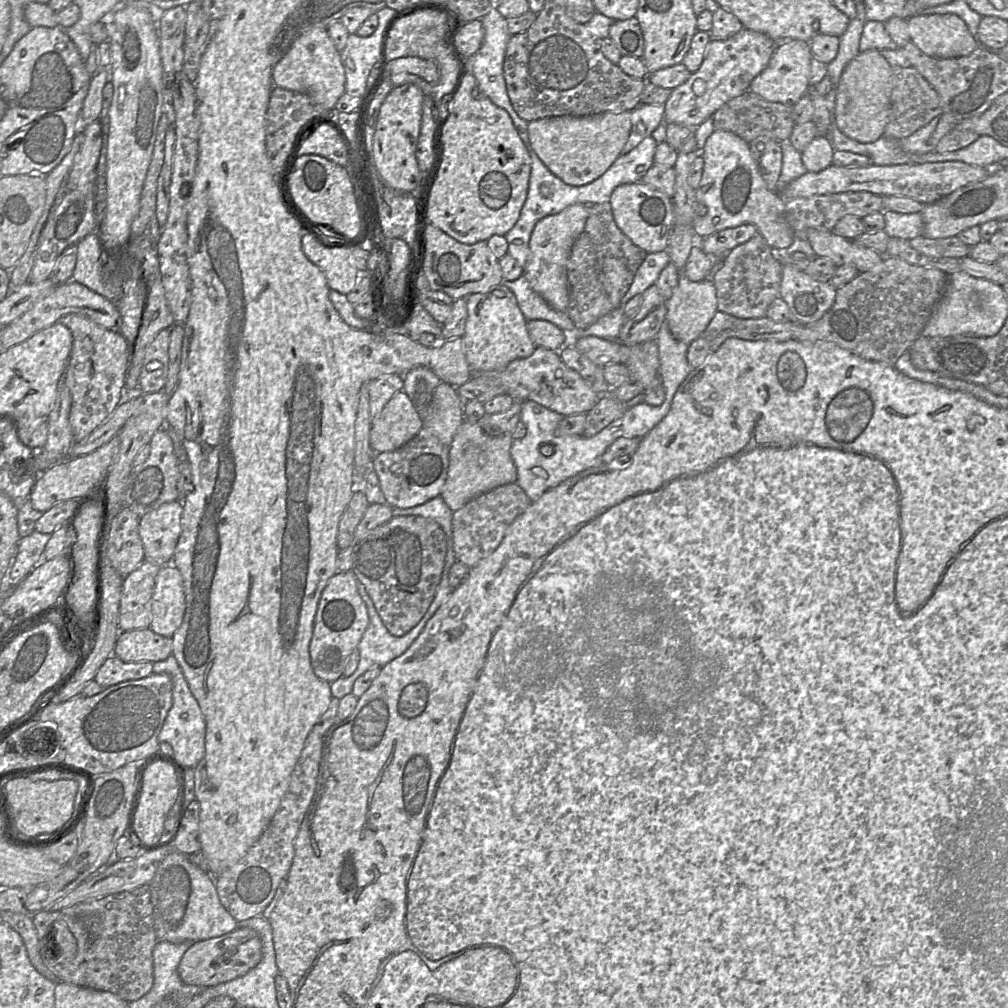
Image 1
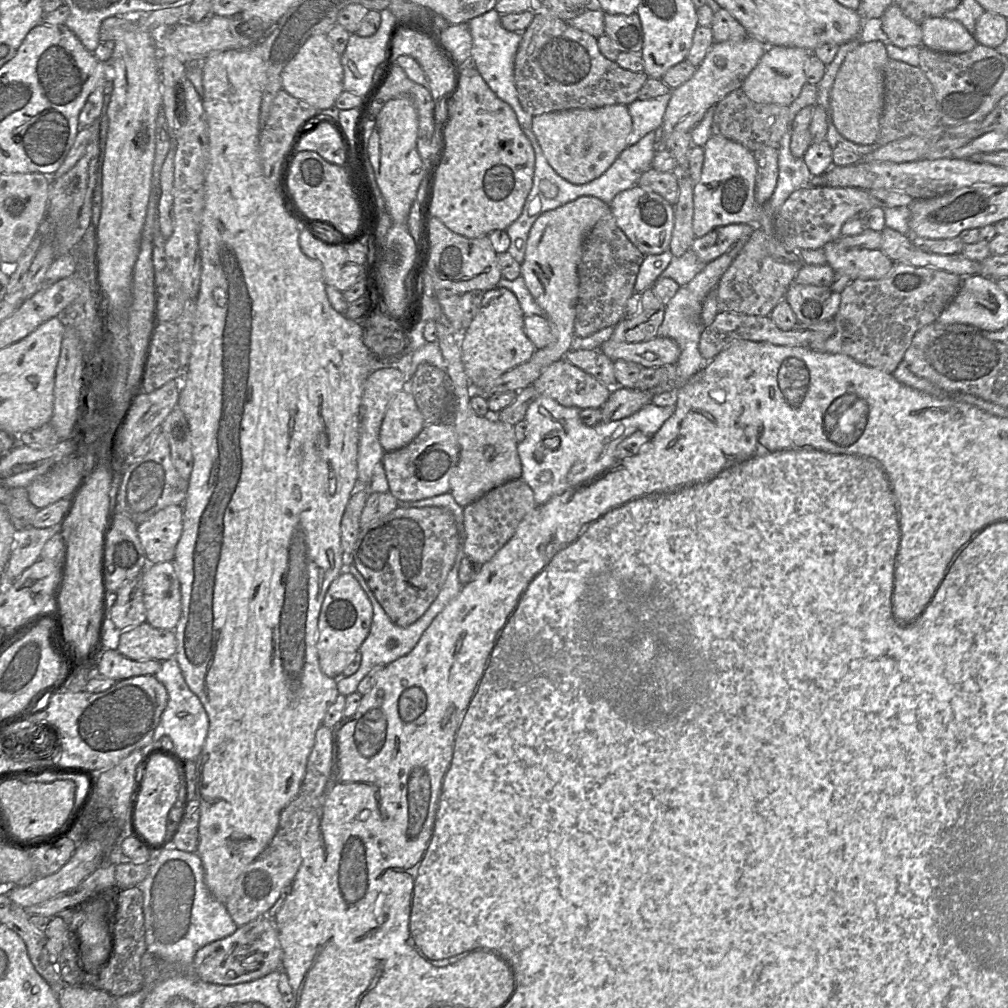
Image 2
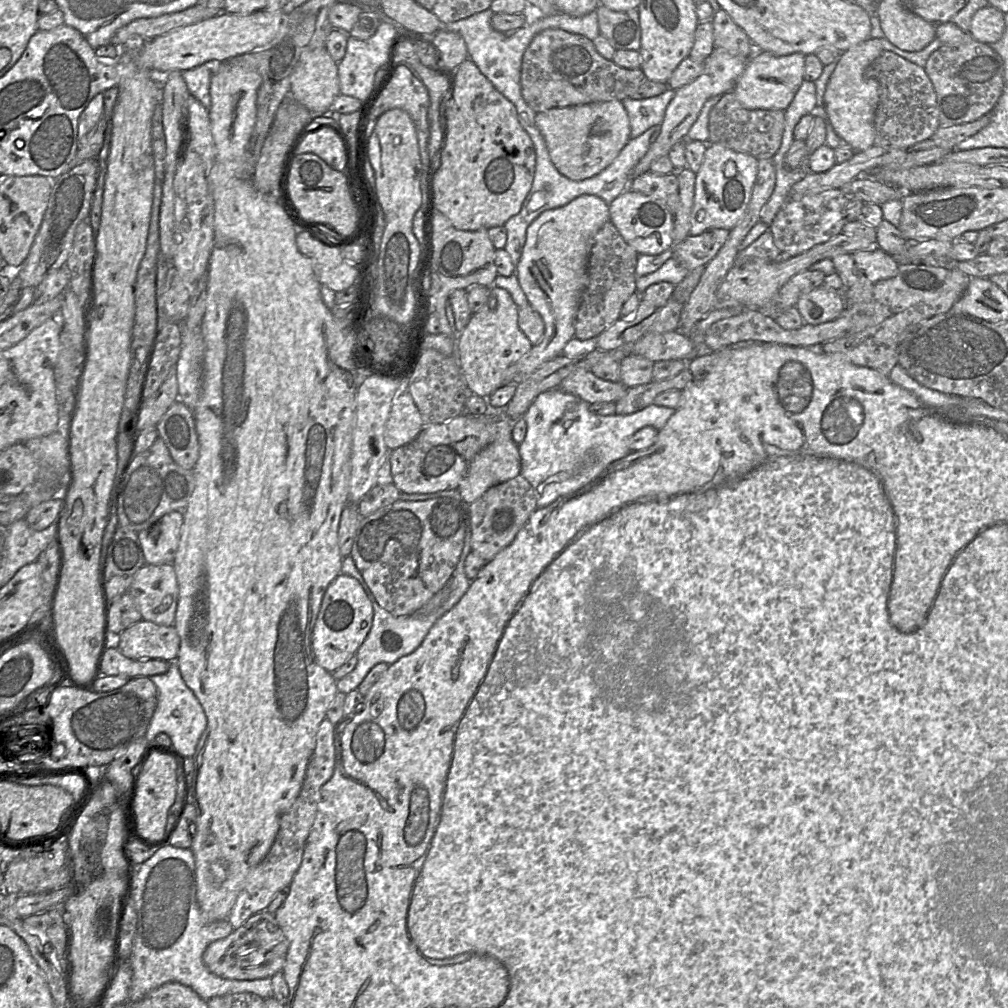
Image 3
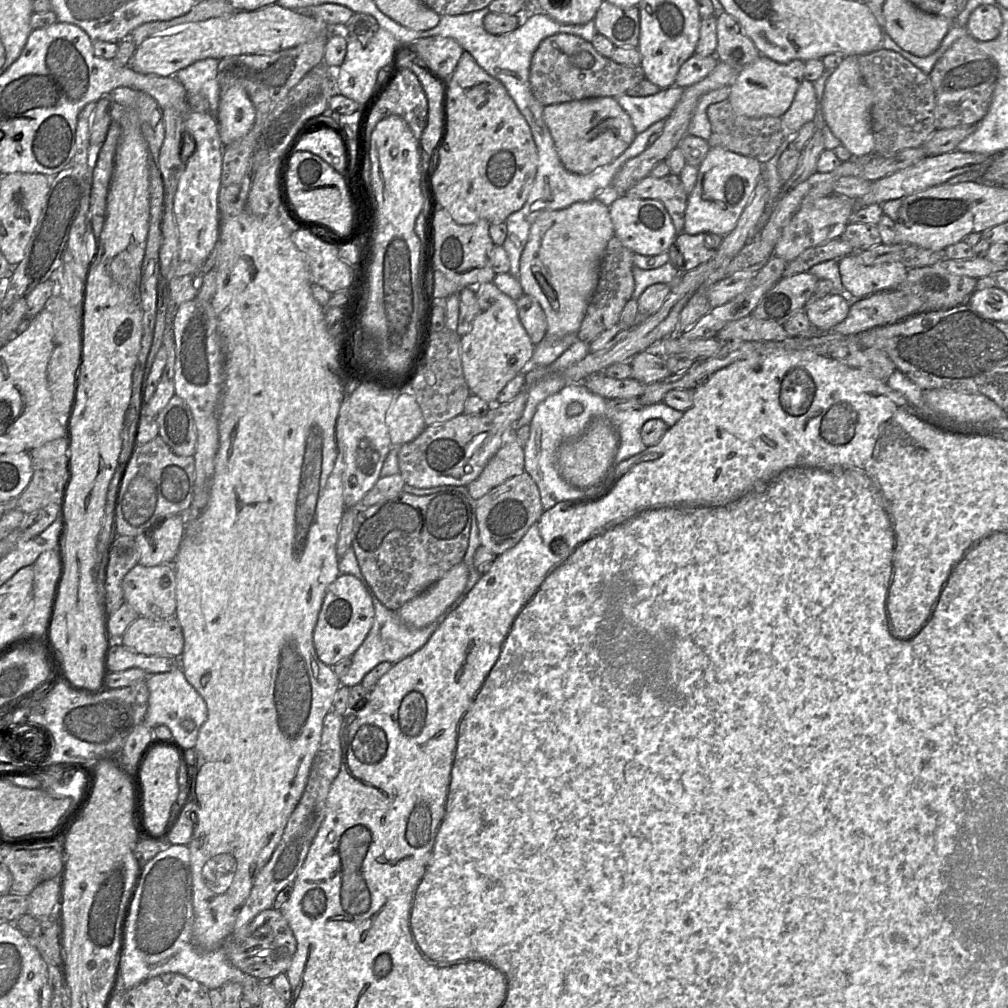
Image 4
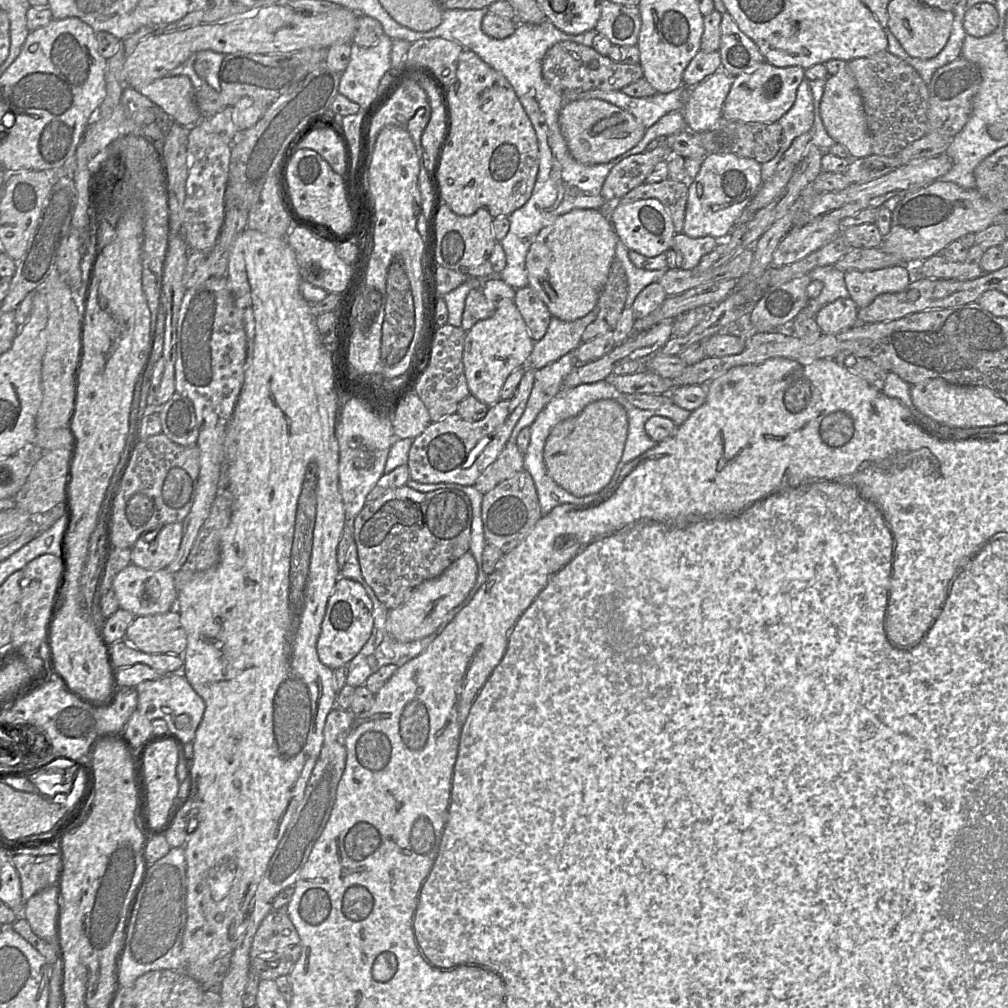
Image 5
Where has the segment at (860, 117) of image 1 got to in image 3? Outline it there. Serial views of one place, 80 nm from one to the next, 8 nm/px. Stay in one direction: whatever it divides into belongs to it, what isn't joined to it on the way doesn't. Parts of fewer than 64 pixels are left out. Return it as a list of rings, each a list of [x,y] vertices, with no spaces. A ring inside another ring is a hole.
[[[870,38],[842,52],[824,93],[826,113],[834,131],[855,152],[864,151],[874,145],[874,117],[879,103],[879,86],[869,68],[883,51],[881,39]]]

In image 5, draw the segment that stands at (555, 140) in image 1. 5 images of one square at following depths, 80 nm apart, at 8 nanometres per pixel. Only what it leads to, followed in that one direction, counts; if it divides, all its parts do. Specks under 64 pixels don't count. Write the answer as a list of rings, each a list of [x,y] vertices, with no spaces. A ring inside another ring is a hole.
[[[601,99],[567,103],[559,114],[560,131],[575,160],[582,164],[608,163],[627,152],[643,138],[646,129],[628,111]]]

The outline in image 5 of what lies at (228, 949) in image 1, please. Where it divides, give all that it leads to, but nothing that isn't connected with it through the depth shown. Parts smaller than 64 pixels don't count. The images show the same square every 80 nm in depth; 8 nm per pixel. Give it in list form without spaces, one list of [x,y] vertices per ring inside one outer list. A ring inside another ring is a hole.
[[[284,909],[271,910],[260,923],[250,949],[250,967],[260,979],[275,980],[290,973],[301,954],[300,937]]]

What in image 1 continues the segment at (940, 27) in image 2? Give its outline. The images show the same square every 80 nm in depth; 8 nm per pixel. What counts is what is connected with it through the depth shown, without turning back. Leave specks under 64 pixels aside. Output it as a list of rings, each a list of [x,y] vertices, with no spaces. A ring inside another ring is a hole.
[[[916,14],[907,24],[910,41],[928,56],[958,58],[976,48],[966,23],[955,14]]]

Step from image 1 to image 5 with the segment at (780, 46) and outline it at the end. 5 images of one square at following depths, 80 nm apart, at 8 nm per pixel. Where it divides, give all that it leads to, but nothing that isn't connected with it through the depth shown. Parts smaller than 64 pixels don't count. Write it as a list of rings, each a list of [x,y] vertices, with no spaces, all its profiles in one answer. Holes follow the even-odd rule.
[[[767,61],[749,72],[737,75],[724,101],[722,116],[747,123],[777,122],[794,104],[797,88],[804,77],[800,66],[776,67]]]

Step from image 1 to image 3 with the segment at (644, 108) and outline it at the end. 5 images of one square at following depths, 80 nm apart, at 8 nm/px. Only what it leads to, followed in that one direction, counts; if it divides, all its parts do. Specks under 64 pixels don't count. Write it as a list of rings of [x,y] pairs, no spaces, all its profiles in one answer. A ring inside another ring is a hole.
[[[668,88],[658,96],[646,99],[626,98],[622,100],[630,121],[631,139],[640,136],[652,126],[662,123],[668,104],[675,90]]]

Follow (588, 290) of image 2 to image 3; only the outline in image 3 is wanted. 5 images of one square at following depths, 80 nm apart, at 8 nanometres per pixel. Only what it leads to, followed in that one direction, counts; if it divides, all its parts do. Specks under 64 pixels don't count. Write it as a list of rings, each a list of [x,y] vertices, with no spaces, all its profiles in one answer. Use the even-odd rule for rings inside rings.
[[[610,220],[596,233],[588,256],[587,285],[576,314],[574,337],[579,340],[597,337],[621,318],[623,304],[636,292],[638,256]]]

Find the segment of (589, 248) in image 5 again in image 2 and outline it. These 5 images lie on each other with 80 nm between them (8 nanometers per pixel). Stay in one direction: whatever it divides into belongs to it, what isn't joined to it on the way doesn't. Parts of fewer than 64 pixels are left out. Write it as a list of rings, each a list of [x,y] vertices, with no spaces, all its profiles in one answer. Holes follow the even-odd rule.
[[[581,196],[556,209],[543,213],[533,223],[528,239],[521,276],[543,315],[550,322],[554,339],[546,347],[537,349],[533,356],[482,388],[473,388],[473,394],[482,394],[486,399],[494,394],[518,392],[531,385],[542,371],[555,361],[564,359],[571,350],[574,339],[575,306],[579,290],[578,263],[583,242],[595,223],[609,210],[610,206],[594,196]]]

